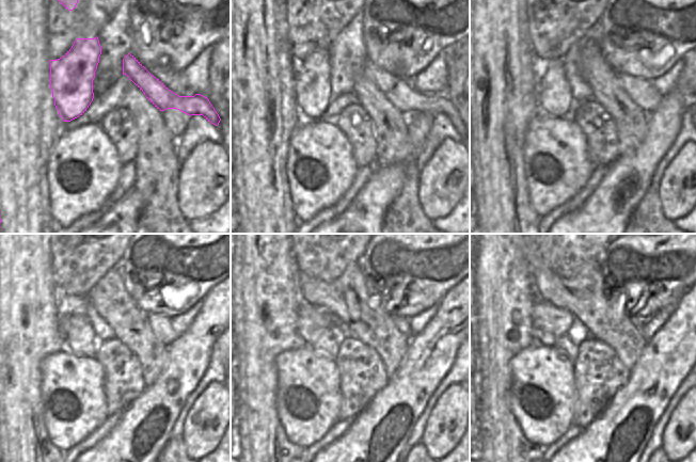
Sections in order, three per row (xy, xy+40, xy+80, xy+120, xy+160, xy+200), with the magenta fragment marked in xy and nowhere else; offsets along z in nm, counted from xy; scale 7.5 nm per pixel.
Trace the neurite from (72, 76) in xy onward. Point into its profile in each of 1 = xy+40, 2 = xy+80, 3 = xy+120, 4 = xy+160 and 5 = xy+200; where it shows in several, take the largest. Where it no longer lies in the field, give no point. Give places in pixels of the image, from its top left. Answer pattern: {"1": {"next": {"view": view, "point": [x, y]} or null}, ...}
{"1": {"next": {"view": "xy+40", "point": [313, 90]}}, "2": {"next": {"view": "xy+80", "point": [554, 95]}}, "3": {"next": {"view": "xy+120", "point": [78, 330]}}, "4": {"next": {"view": "xy+160", "point": [326, 335]}}, "5": {"next": {"view": "xy+200", "point": [557, 344]}}}

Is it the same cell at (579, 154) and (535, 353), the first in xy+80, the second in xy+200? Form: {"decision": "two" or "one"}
{"decision": "one"}

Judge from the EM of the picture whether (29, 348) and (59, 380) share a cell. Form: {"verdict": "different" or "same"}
{"verdict": "different"}

